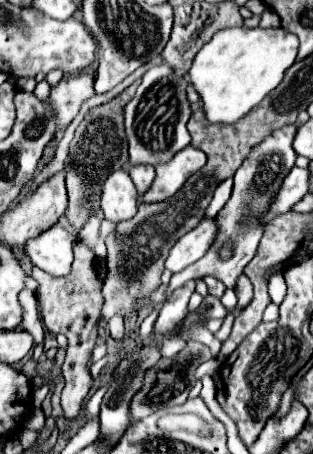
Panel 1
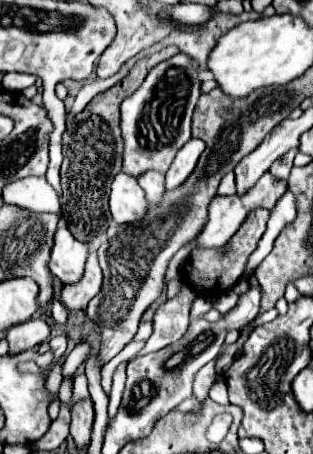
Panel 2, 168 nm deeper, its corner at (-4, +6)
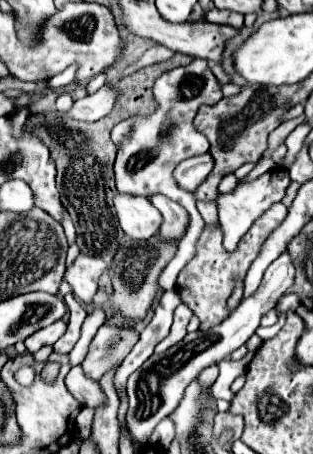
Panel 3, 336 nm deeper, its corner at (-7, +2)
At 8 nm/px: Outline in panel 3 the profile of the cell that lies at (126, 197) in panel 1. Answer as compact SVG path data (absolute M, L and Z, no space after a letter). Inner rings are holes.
M129 194L115 196L115 210L123 232L131 240L149 240L159 232L161 212L147 200Z

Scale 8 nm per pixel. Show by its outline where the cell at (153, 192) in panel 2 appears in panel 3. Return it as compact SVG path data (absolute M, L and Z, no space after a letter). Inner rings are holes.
M163 194L151 196L151 202L163 214L163 226L161 226L159 238L163 242L177 242L177 240L181 240L183 234L187 232L187 226L189 226L187 210L181 204L173 202L171 198L163 196Z

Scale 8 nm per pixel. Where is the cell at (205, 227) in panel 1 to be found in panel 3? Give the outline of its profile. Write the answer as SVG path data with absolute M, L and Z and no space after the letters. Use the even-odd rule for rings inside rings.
M273 168L267 174L259 176L255 182L247 182L237 186L233 192L229 194L219 194L217 202L219 202L219 222L223 228L223 246L227 250L235 250L235 246L239 244L239 240L245 236L245 232L249 230L249 226L275 202L281 202L285 196L287 186L291 184L289 172L285 168Z

